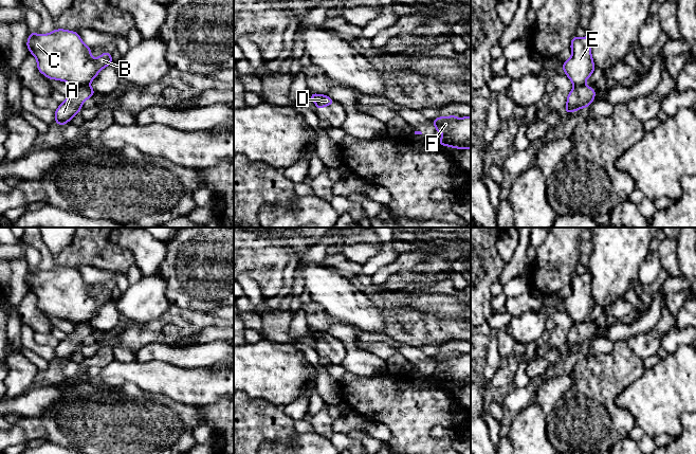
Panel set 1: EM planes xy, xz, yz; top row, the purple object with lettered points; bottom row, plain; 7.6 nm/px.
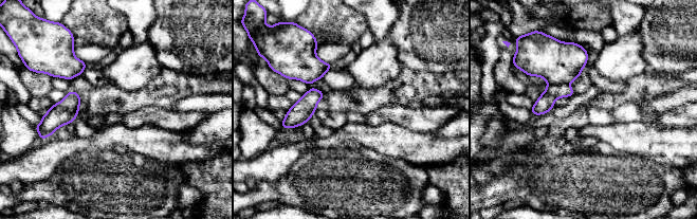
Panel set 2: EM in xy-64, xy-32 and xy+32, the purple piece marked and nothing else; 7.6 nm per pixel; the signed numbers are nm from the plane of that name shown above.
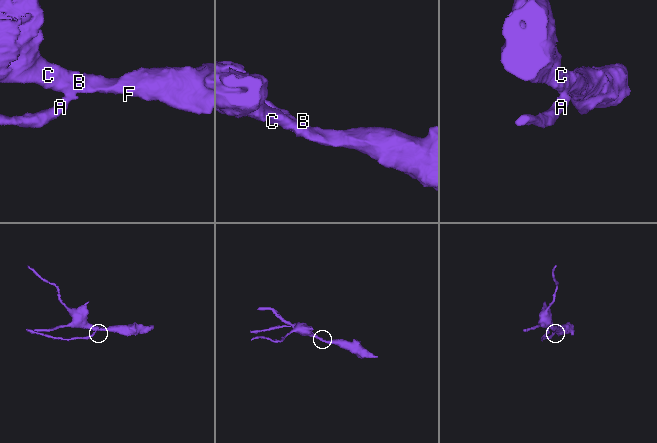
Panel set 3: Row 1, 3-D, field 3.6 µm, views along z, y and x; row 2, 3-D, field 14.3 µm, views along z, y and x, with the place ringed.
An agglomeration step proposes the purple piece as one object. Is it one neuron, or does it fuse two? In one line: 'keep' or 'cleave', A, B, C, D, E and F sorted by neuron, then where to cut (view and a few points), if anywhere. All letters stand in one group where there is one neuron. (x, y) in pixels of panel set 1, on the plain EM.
cleave; A D / B C E F; cut in xy along (88, 321), (75, 324)

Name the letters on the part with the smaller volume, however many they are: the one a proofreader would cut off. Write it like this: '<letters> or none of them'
A, D

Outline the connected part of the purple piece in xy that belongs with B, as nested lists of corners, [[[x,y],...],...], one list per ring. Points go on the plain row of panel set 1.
[[[57,266],[49,271],[29,271],[26,278],[29,290],[37,296],[37,307],[49,316],[66,319],[73,324],[89,322],[102,306],[112,301],[112,291],[103,289],[98,295],[91,293],[91,284],[83,279],[77,269]]]

